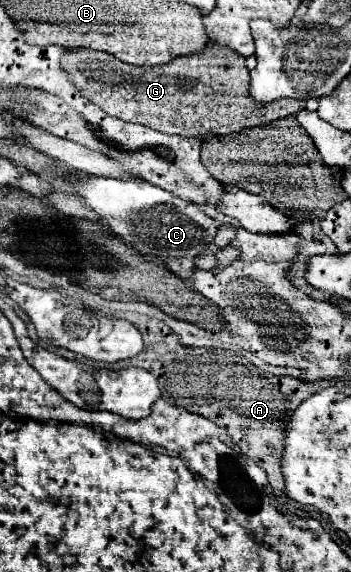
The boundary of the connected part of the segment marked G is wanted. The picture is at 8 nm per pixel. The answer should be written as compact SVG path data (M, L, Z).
M211 42L197 54L177 56L167 64L151 66L151 68L131 66L103 52L95 52L87 48L71 48L67 54L61 56L61 68L63 72L67 72L75 88L79 88L81 96L97 104L109 116L121 118L125 122L137 122L165 134L177 134L181 138L227 136L243 128L253 128L291 116L299 108L305 108L303 100L275 100L271 104L255 104L255 100L251 100L249 96L249 70L245 66L245 60L237 52L231 52L231 48L223 48Z

